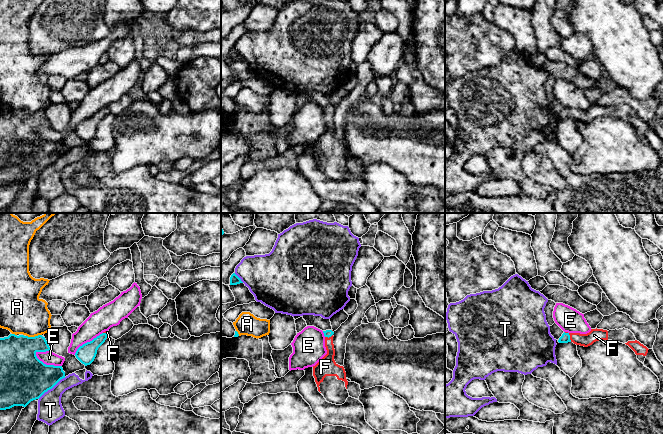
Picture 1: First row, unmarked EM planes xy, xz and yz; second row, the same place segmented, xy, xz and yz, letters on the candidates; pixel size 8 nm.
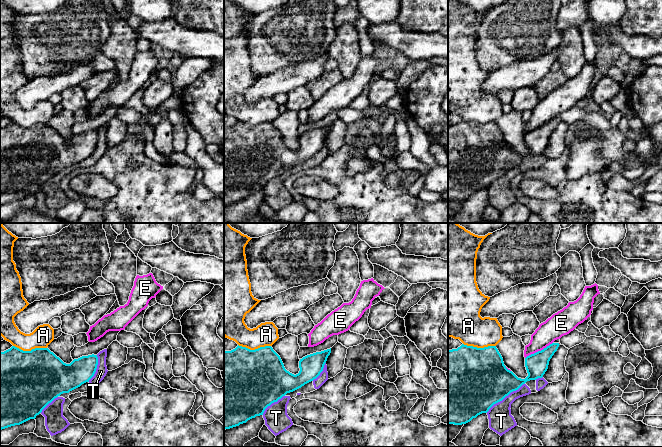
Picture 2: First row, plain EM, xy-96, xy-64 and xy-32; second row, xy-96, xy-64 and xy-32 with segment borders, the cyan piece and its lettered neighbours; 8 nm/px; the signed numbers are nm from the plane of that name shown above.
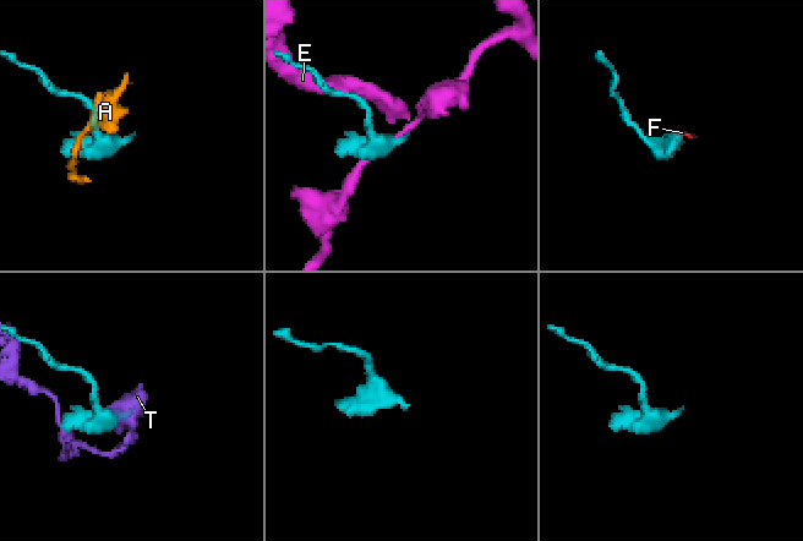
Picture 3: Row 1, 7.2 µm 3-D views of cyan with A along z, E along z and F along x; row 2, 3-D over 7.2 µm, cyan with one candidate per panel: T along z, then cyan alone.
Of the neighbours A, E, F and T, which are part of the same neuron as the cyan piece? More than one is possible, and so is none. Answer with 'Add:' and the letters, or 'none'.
Add: F

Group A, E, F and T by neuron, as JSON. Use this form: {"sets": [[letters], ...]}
{"sets": [["A"], ["E"], ["F"], ["T"]]}

